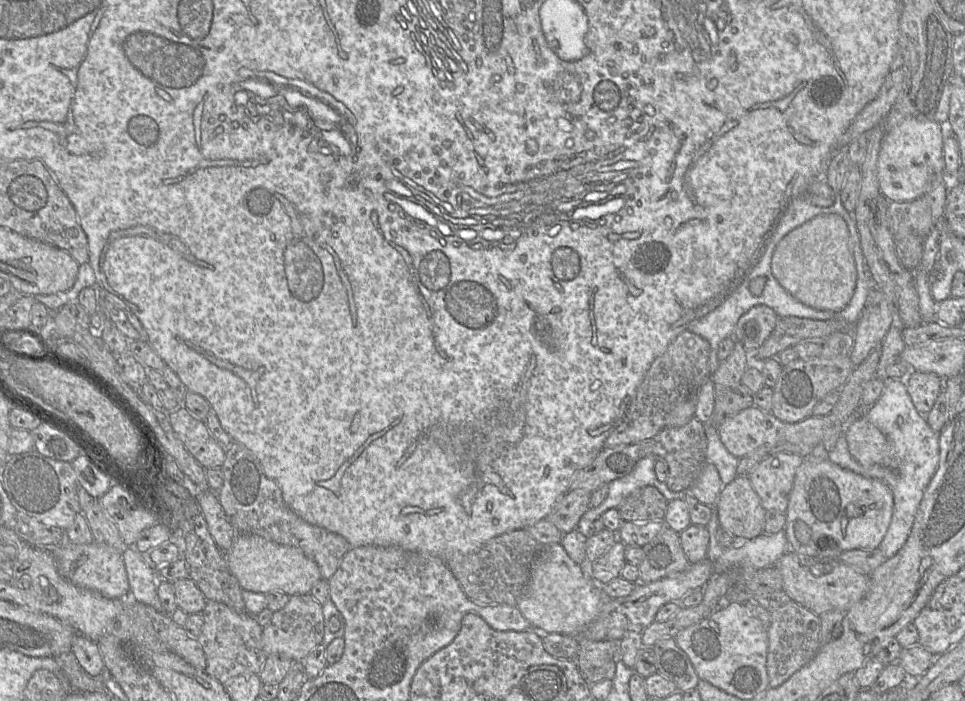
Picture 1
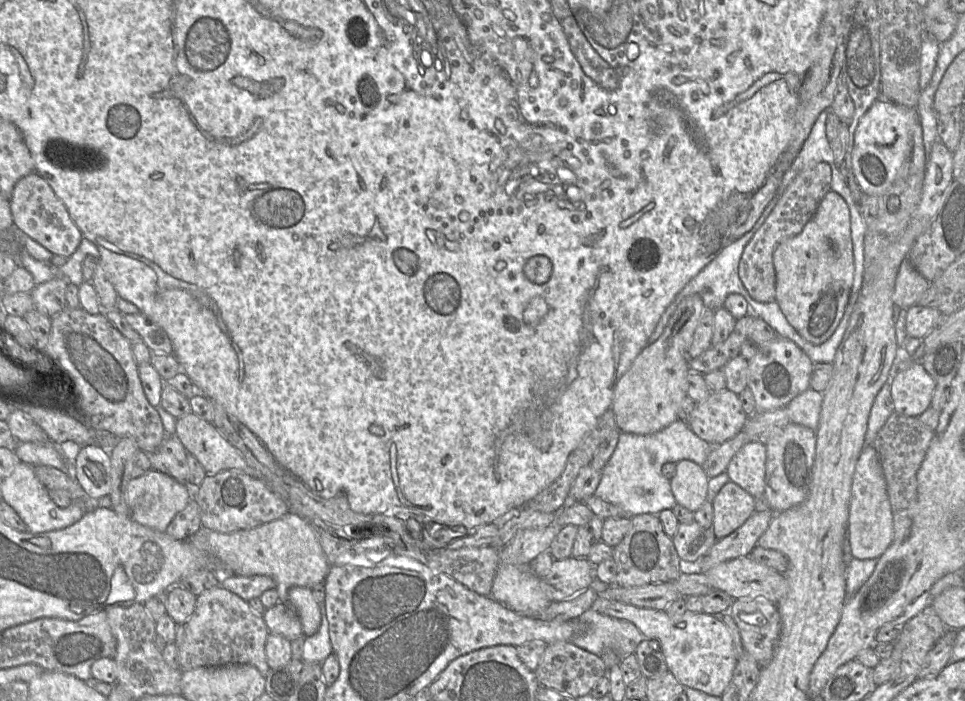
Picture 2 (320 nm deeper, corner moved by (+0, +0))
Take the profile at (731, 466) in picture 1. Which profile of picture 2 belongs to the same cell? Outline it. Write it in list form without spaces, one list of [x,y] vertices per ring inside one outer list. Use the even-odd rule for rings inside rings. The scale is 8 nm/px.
[[[676,420],[663,430],[650,435],[621,432],[593,495],[619,506],[628,517],[641,514],[658,516],[661,511],[672,510],[677,504],[670,481],[662,475],[662,466],[668,462],[676,464],[681,460],[691,460],[702,467],[712,448],[712,445],[700,439],[682,420]]]

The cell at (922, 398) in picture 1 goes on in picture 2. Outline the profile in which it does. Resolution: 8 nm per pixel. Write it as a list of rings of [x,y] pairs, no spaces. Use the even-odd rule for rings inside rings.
[[[920,361],[898,370],[891,383],[894,412],[919,417],[930,407],[934,389],[935,382]]]

